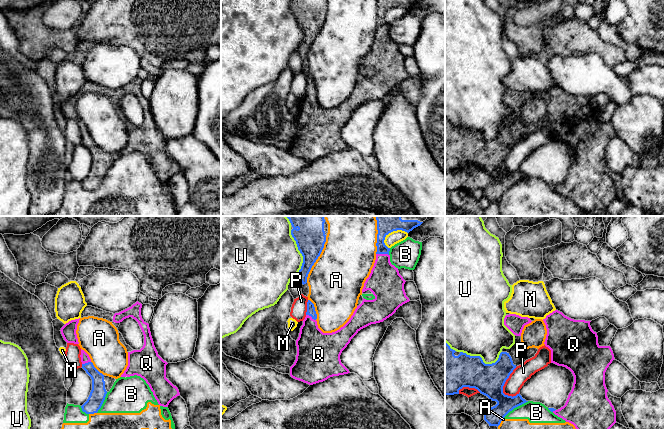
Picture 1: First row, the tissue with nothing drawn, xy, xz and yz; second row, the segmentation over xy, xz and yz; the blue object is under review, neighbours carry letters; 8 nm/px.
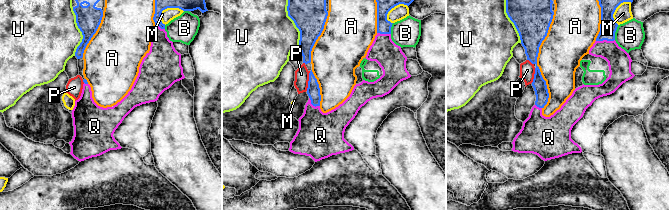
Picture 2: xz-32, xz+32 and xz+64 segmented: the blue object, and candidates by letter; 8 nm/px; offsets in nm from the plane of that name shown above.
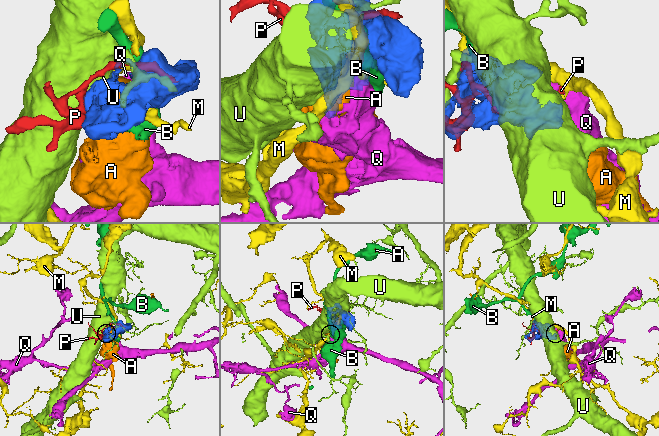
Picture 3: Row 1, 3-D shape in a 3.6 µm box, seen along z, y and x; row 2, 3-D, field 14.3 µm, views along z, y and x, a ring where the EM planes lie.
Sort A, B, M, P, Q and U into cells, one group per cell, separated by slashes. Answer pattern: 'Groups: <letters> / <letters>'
Groups: A B / M / P / Q / U

